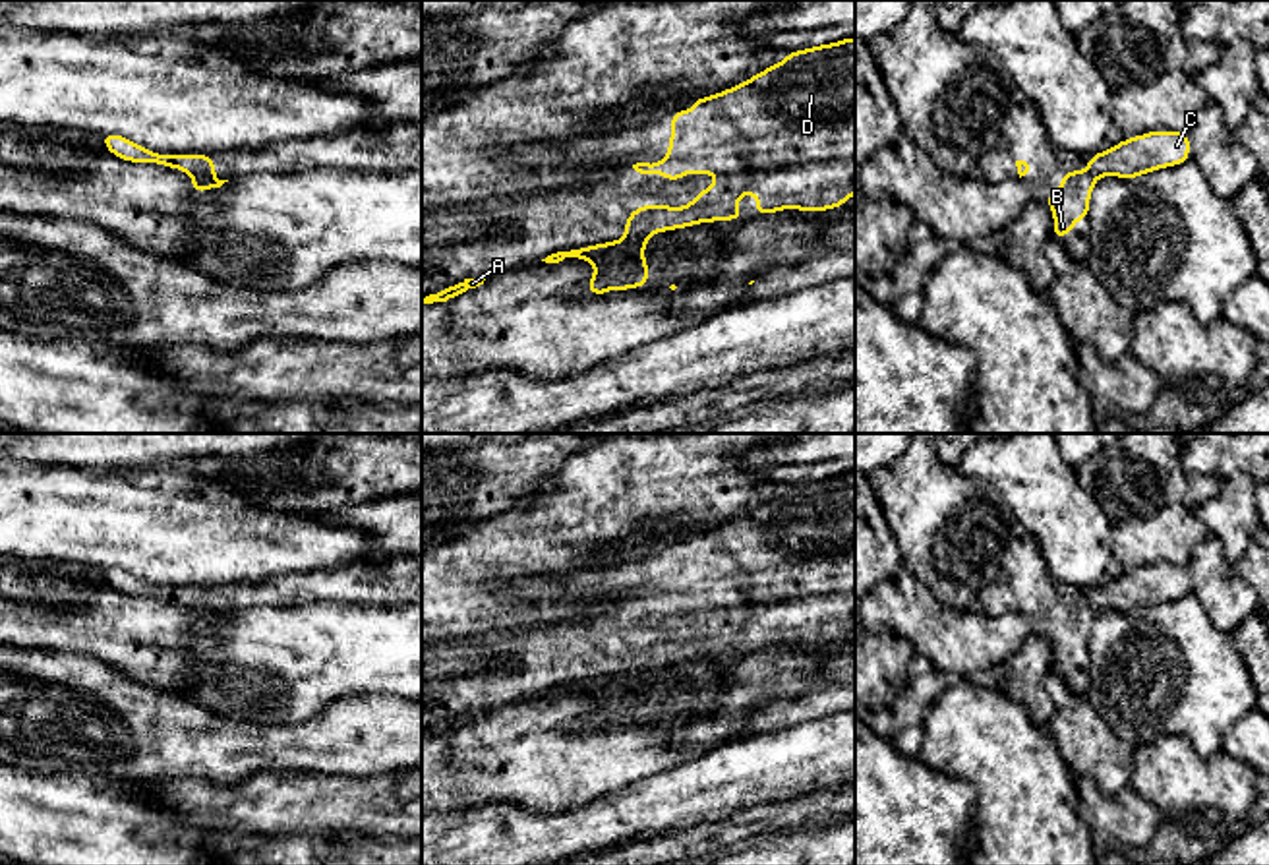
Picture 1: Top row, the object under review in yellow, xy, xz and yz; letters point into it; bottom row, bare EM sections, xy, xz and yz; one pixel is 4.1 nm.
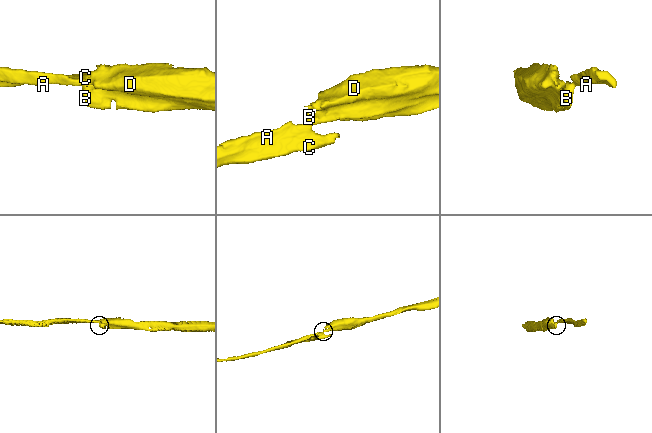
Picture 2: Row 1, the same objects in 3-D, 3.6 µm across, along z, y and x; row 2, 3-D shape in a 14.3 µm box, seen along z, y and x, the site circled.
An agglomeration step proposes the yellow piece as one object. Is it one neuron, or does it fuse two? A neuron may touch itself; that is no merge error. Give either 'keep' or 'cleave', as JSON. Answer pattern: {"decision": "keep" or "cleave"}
{"decision": "cleave"}

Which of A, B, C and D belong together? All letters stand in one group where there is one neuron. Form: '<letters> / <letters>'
A C / B D

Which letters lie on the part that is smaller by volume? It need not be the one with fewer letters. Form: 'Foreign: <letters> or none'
Foreign: A, C

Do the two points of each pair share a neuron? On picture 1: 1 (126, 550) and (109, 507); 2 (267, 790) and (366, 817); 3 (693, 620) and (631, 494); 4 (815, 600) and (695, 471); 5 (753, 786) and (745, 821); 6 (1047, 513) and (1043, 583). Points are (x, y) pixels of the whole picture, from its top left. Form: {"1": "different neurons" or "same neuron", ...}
{"1": "same neuron", "2": "same neuron", "3": "different neurons", "4": "different neurons", "5": "different neurons", "6": "different neurons"}

